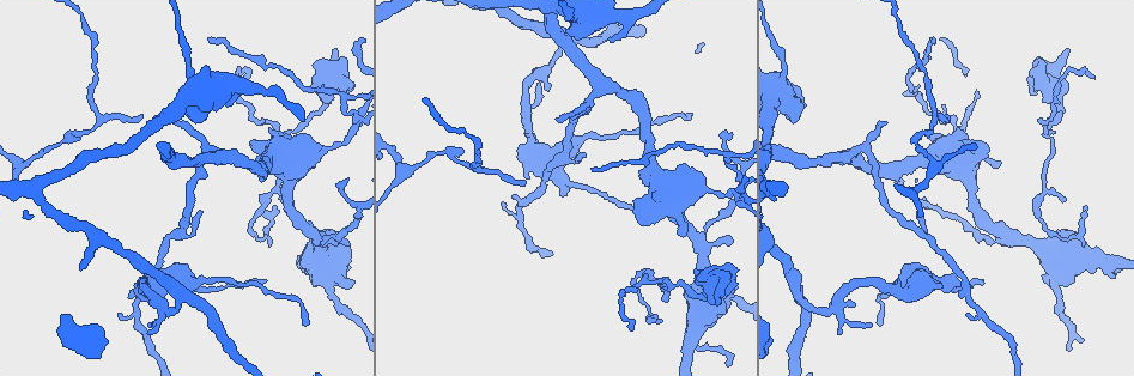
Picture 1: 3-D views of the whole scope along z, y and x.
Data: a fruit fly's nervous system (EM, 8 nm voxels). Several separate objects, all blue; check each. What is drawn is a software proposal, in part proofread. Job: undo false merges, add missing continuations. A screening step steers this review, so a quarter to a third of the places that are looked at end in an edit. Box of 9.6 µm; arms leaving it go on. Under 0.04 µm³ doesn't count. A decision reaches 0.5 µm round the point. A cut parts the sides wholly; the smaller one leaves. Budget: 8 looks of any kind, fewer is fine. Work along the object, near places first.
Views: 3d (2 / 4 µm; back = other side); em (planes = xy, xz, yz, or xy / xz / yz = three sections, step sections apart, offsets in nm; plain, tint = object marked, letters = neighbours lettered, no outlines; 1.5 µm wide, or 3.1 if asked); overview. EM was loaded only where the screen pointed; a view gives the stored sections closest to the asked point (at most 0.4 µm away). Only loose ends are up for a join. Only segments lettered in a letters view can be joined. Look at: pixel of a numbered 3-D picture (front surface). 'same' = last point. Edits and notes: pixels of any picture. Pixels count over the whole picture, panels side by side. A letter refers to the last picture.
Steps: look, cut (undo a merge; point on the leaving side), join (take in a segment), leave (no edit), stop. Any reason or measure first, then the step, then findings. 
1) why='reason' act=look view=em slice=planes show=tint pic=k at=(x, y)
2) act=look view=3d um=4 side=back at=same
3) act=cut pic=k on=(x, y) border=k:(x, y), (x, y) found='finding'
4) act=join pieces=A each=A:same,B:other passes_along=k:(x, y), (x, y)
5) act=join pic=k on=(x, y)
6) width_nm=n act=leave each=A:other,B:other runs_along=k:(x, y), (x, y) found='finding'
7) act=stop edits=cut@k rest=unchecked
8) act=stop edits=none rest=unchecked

why='branch point' act=look view=3d um=2 pic=1 at=(344, 97)

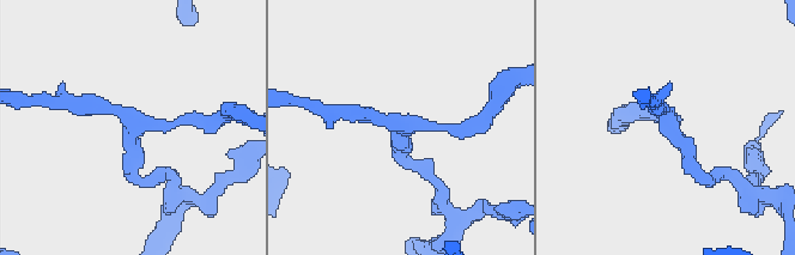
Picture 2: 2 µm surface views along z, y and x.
why='now the EM' act=look view=em slice=xy step=4 show=tint pic=2 at=(135, 126)

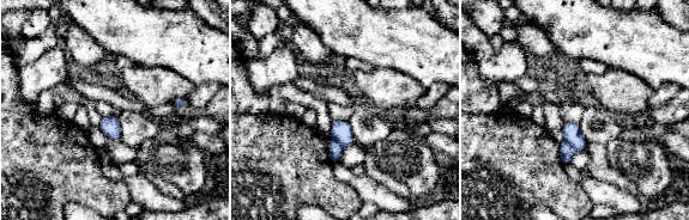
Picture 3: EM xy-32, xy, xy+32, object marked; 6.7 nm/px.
act=look view=em slice=planes show=letters at=same

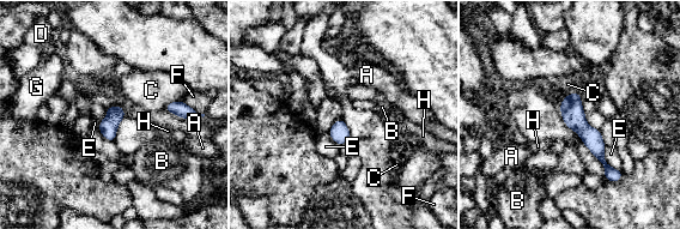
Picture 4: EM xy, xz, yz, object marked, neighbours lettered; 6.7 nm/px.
longest_contact=E:220nm act=cut pic=4 on=(592, 138) each=A:other,B:other,C:other,D:other,E:other,F:other,G:other,H:other found='a second neuron is stuck on'

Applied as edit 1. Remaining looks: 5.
why='free end' act=look view=em slice=xy step=8 show=tint pic=1 at=(265, 282)

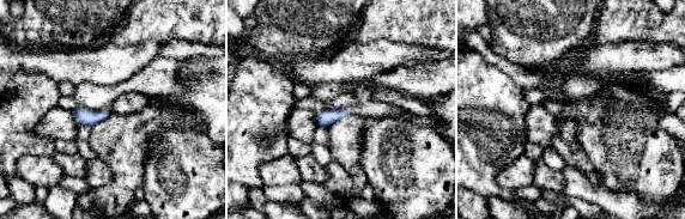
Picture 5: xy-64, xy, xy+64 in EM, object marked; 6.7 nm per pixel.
act=look view=em slice=planes show=letters at=same

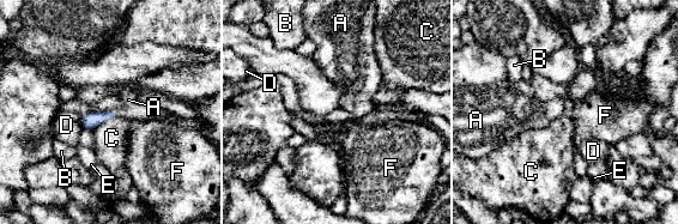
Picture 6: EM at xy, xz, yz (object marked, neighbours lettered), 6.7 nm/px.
act=leave each=A:other,B:other,C:other,D:other,E:other,F:other border=6:(113, 116), (91, 129) found='no lettered segment goes on from it'

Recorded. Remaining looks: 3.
why='redraw' act=look view=overview

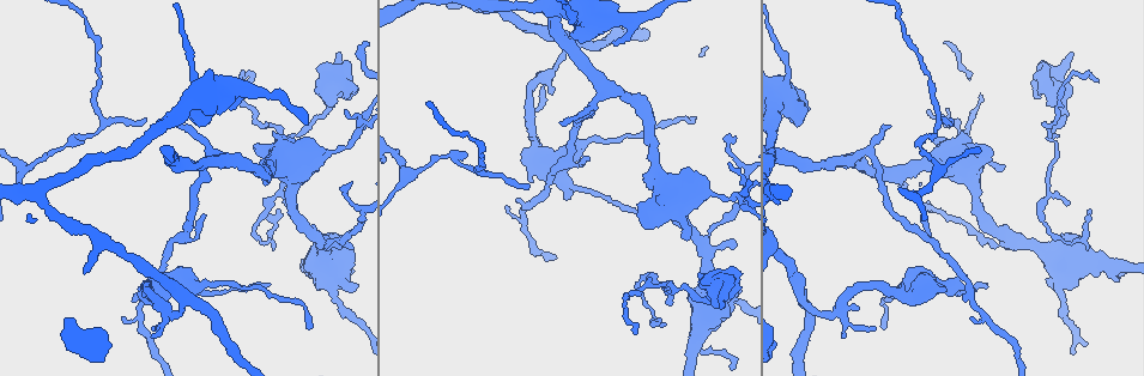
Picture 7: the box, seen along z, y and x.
why='tapers out' act=look view=em slice=yz step=8 show=letters pic=7 at=(562, 122)

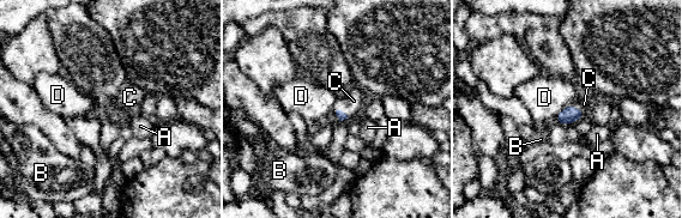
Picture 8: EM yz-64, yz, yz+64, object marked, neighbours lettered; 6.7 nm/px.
why='another direction' act=look view=em slice=planes show=letters at=same

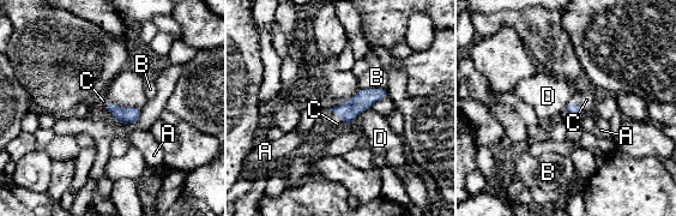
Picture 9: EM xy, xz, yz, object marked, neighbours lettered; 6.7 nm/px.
act=join pieces=C each=A:other,B:other,C:same,D:other passes_along=9:(364, 98), (342, 119), (337, 124) found='the neuron continues'

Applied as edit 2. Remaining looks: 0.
act=stop edits=cut@4,join@9 rest=unchecked

